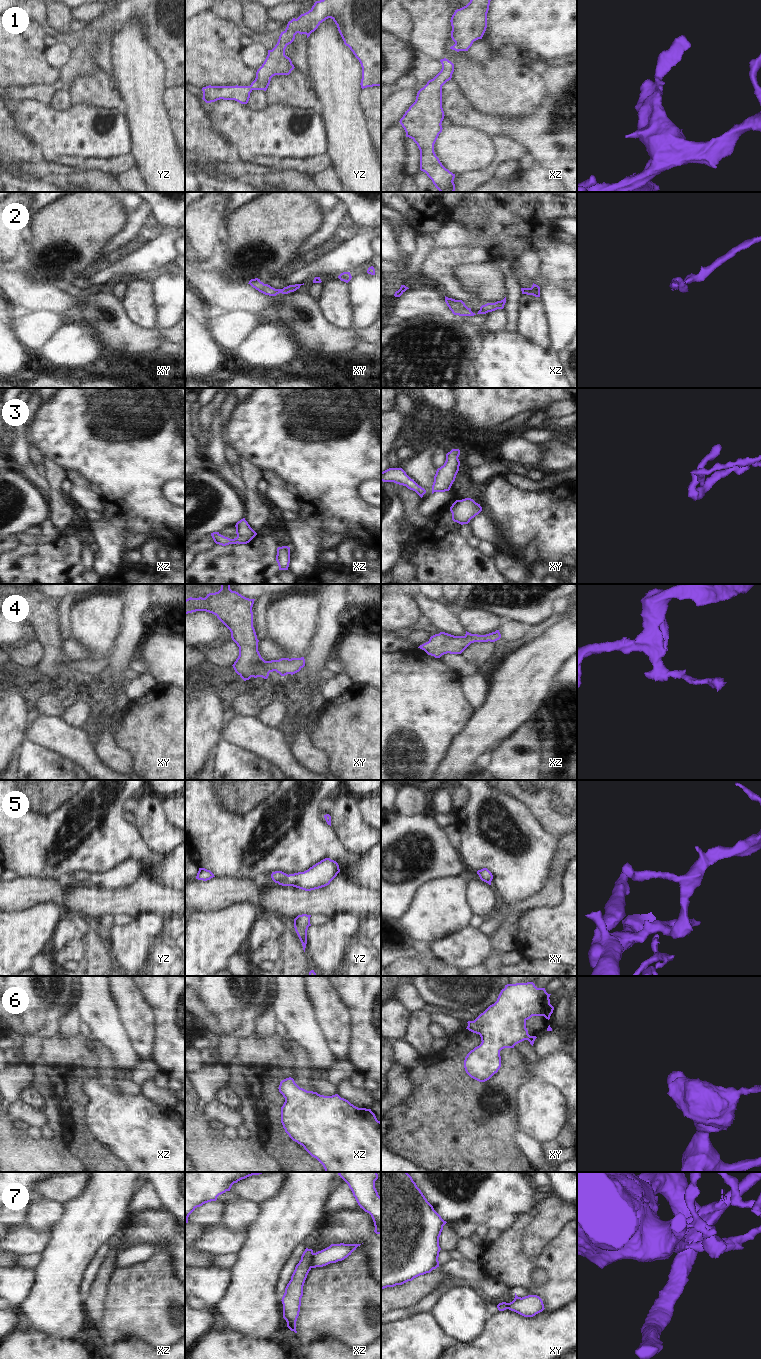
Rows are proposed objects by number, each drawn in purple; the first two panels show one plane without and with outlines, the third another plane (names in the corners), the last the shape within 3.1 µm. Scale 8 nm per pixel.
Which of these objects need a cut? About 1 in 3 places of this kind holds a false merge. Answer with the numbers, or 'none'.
7

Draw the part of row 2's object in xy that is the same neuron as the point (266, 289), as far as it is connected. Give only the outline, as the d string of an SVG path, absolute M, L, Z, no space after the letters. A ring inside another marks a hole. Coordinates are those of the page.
M258 278L251 279L248 284L250 284L253 288L258 290L259 292L269 296L276 296L279 293L288 294L290 292L294 292L297 289L299 289L301 285L304 285L304 283L295 284L295 285L289 285L287 287L284 287L283 289L275 289L268 284L264 284Z

